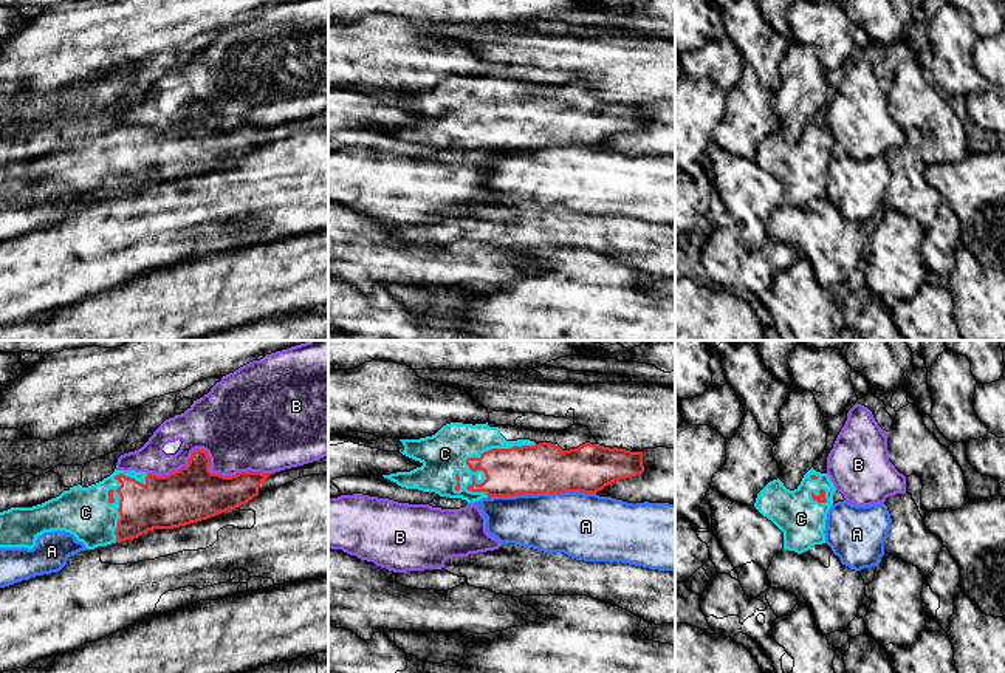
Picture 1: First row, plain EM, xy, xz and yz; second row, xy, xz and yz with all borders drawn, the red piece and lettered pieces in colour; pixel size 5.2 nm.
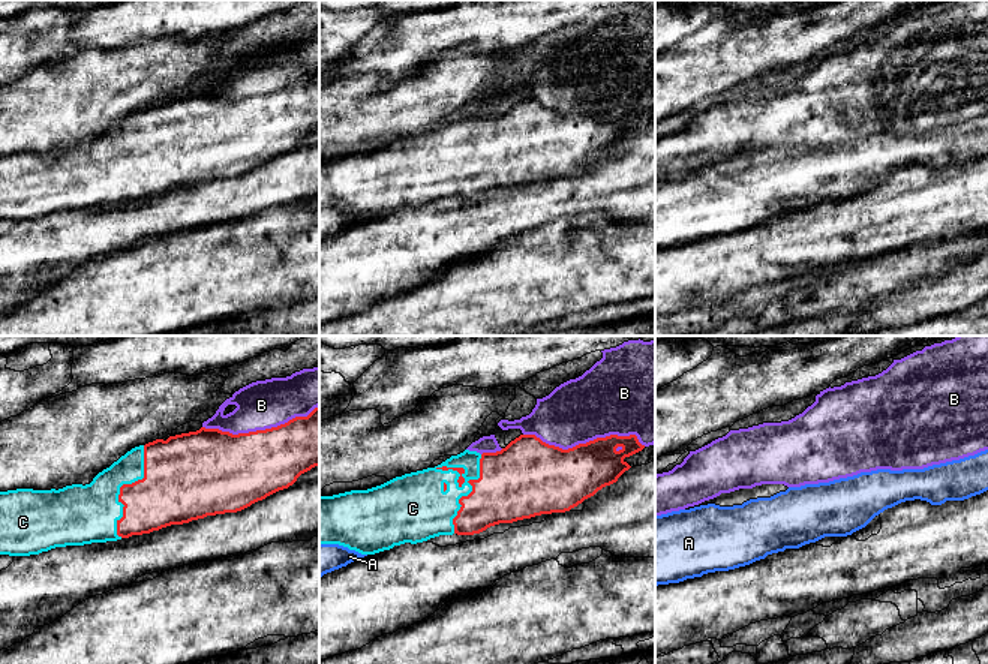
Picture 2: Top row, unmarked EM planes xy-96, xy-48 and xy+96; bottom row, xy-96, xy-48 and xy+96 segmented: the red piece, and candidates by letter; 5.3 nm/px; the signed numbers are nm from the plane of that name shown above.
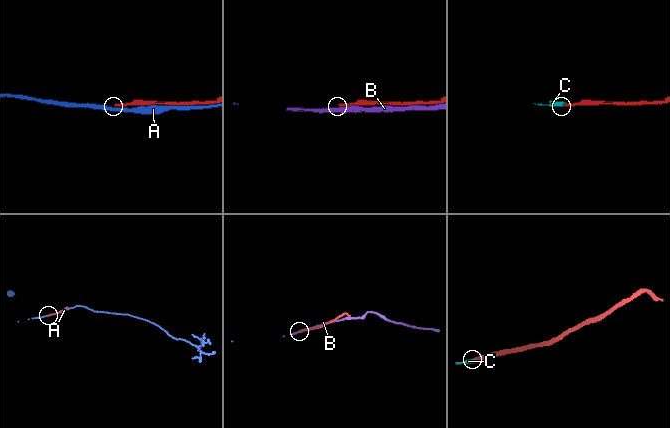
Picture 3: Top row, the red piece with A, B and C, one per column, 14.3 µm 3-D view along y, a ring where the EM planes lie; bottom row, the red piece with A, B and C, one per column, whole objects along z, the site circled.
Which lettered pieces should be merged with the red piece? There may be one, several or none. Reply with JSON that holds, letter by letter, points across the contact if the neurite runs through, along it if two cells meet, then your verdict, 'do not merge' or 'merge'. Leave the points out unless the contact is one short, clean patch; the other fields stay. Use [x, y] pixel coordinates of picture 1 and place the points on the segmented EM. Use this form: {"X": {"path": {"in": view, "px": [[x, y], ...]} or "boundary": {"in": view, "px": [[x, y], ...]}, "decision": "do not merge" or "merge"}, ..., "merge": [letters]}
{"A": {"decision": "do not merge"}, "B": {"decision": "do not merge"}, "C": {"decision": "merge"}, "merge": ["C"]}

